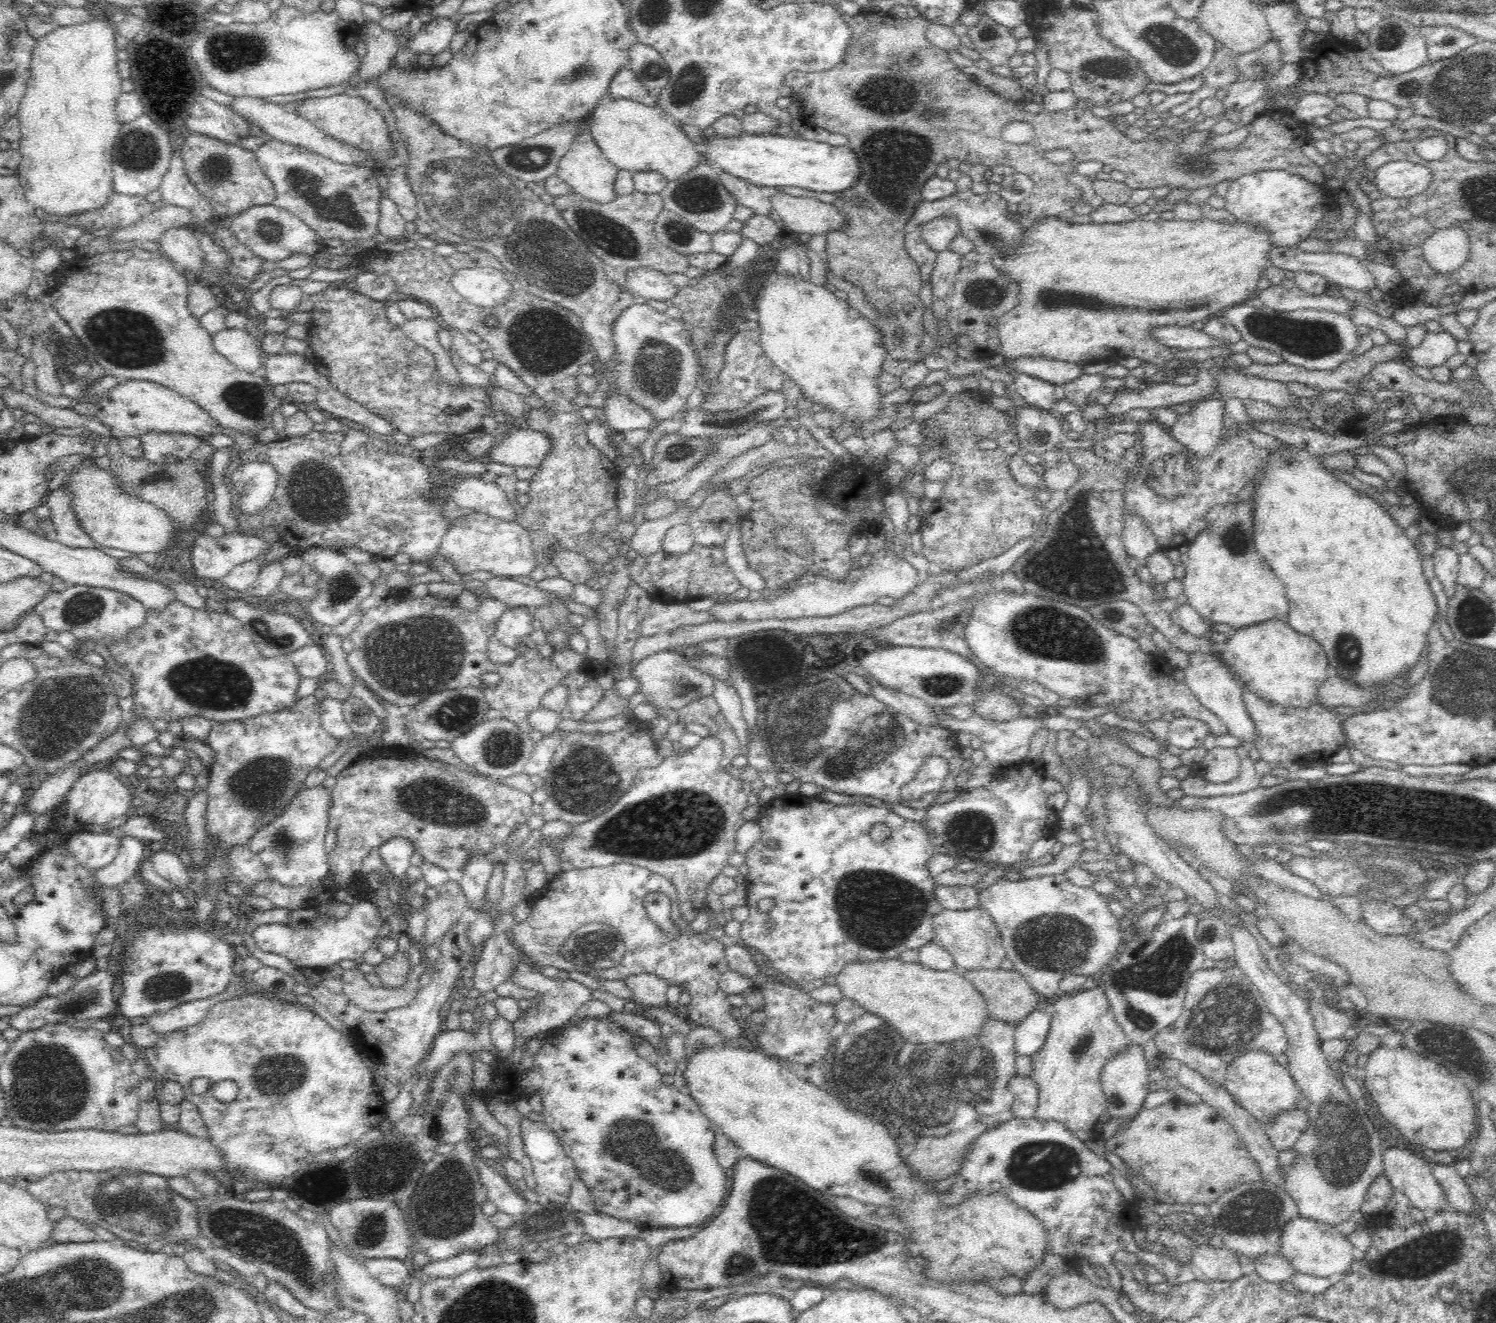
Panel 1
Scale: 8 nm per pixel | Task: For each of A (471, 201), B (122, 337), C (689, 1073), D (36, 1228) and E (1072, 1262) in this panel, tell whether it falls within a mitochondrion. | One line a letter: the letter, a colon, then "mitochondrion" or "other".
A: mitochondrion
B: mitochondrion
C: other
D: other
E: other

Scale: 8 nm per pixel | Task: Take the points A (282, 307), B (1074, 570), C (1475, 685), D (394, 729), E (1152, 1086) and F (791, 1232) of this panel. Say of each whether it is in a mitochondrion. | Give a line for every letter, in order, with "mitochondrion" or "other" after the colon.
A: other
B: mitochondrion
C: mitochondrion
D: other
E: other
F: mitochondrion

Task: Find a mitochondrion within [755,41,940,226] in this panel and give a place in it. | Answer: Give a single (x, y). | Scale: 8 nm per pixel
(894, 155)

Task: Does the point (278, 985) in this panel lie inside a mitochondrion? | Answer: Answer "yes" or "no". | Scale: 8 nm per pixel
no

